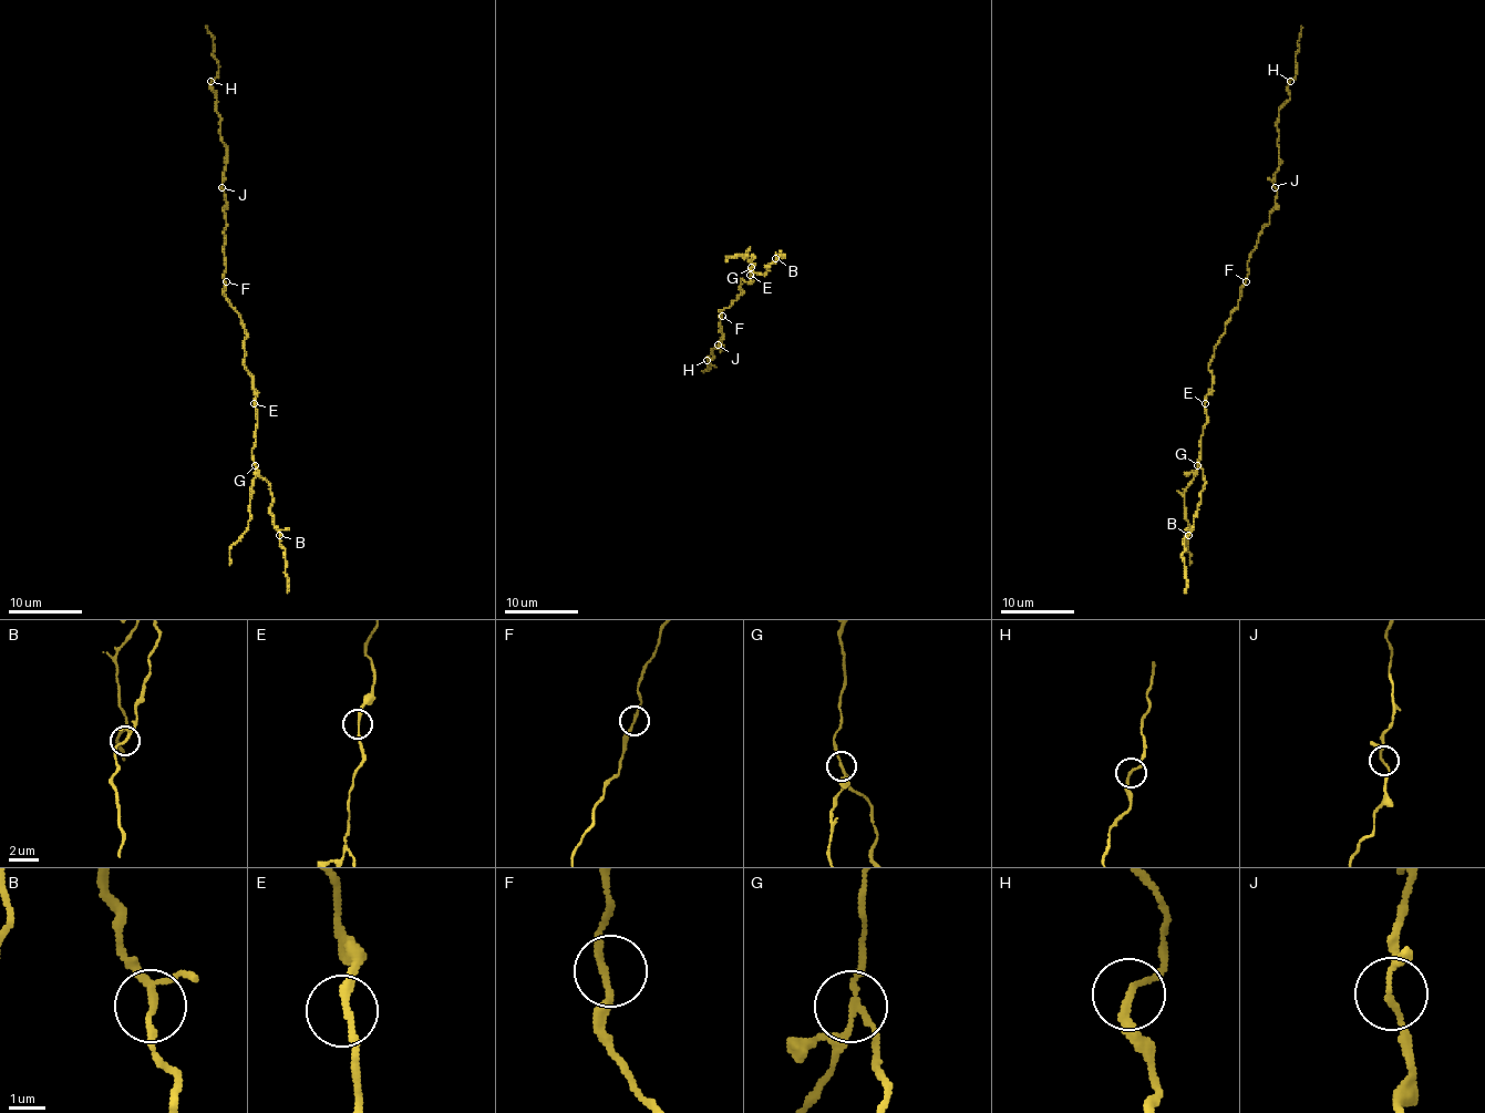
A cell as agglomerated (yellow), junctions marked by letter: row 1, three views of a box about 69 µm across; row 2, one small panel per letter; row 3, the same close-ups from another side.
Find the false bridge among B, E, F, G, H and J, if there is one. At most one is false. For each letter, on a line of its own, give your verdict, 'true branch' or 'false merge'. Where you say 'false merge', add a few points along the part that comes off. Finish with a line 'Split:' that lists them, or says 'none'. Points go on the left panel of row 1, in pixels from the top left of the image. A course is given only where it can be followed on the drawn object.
B: true branch
E: true branch
F: true branch
G: false merge | (256, 465), (257, 476), (250, 493), (248, 529), (231, 546), (229, 565)
H: true branch
J: true branch
Split: G

